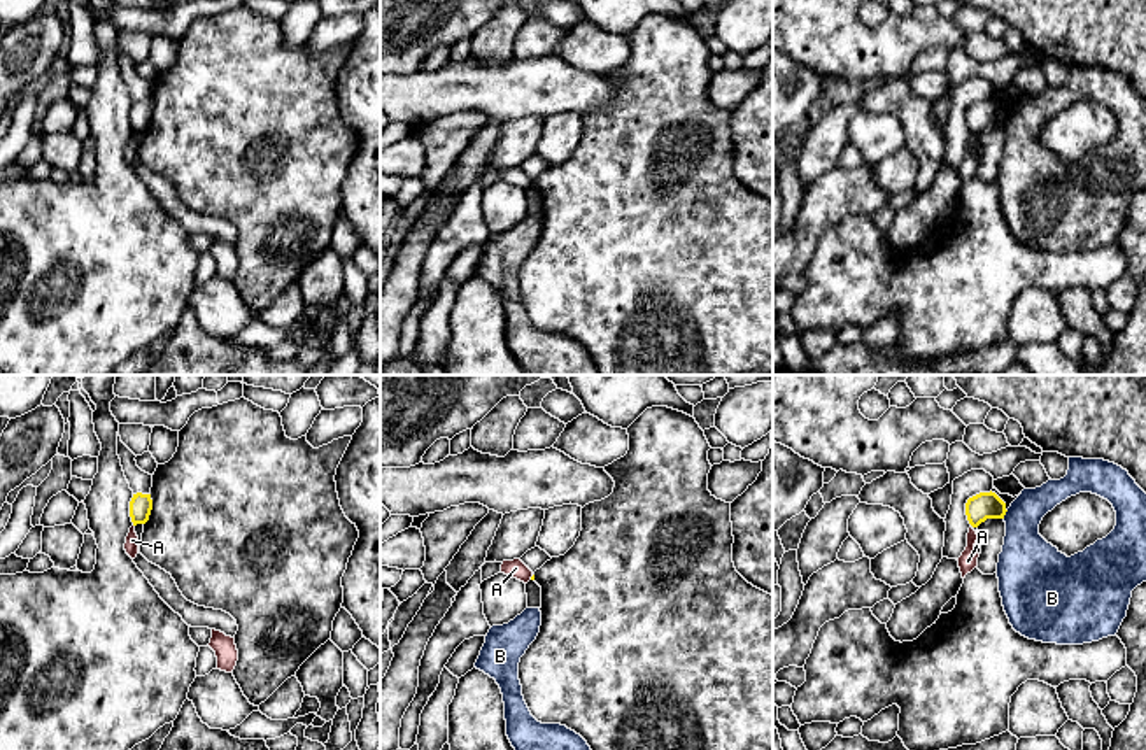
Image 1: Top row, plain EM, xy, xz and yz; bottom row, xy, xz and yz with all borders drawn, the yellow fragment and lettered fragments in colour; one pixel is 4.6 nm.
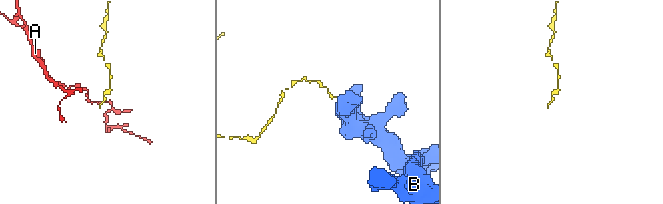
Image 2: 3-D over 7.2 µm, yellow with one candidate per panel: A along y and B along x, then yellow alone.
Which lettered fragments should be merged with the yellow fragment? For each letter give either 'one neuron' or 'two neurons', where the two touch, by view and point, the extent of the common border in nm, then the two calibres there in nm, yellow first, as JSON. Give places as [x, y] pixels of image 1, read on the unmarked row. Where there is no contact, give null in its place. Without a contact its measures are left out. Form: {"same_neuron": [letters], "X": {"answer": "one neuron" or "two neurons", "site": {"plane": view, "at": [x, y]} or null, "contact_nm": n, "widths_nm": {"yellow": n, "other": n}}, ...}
{"same_neuron": [], "A": {"answer": "two neurons", "site": {"plane": "xz", "at": [531, 184]}, "contact_nm": 30, "widths_nm": {"yellow": 20, "other": 90}}, "B": {"answer": "two neurons", "site": {"plane": "yz", "at": [1004, 121]}, "contact_nm": 50, "widths_nm": {"yellow": 130, "other": 260}}}

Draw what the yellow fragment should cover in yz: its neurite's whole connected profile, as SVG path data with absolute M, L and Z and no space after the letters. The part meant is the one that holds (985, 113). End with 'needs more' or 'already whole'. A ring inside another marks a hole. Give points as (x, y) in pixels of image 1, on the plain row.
M980 100L967 107L966 123L973 135L978 135L987 126L1004 126L1006 110L995 100Z; already whole

